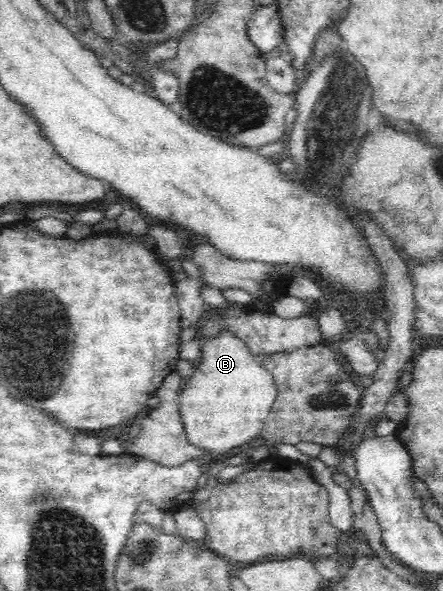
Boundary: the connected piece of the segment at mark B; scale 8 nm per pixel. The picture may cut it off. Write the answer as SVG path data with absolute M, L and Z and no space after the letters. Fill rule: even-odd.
M222 329L218 336L214 336L203 346L203 356L197 368L190 379L185 379L186 385L180 392L180 415L188 441L204 449L204 452L219 456L228 454L235 446L259 436L277 398L274 378L264 368L260 357L253 356L247 343L237 338L230 329Z

